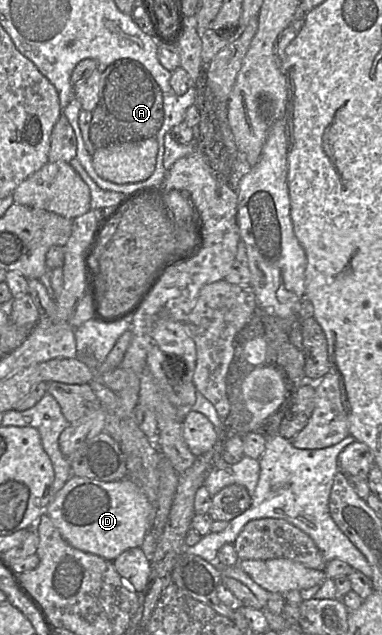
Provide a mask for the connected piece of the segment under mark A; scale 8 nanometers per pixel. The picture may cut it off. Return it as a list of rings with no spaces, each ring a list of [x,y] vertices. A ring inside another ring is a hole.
[[[119,59],[100,68],[99,101],[92,111],[89,129],[92,144],[102,148],[155,137],[164,122],[164,94],[151,73],[134,59]]]

